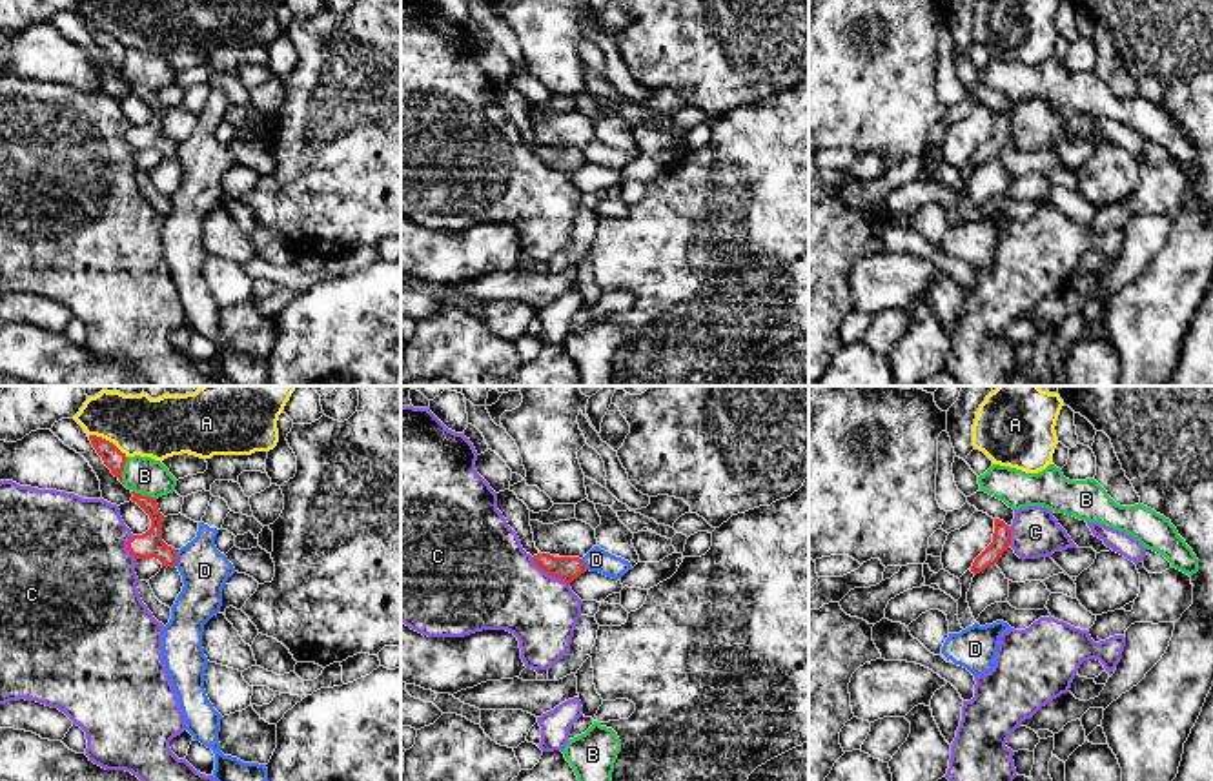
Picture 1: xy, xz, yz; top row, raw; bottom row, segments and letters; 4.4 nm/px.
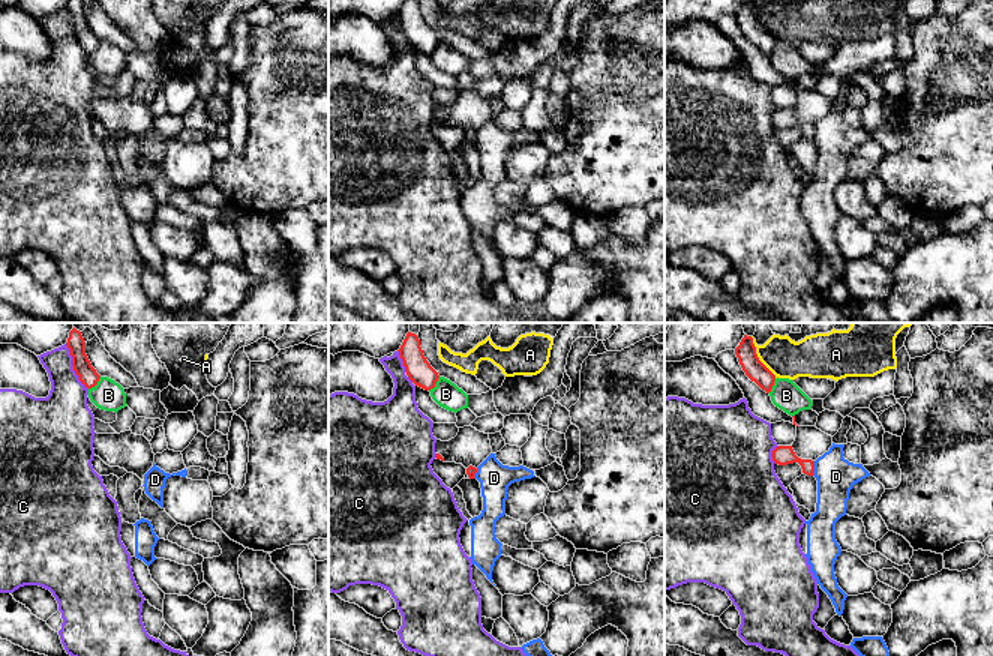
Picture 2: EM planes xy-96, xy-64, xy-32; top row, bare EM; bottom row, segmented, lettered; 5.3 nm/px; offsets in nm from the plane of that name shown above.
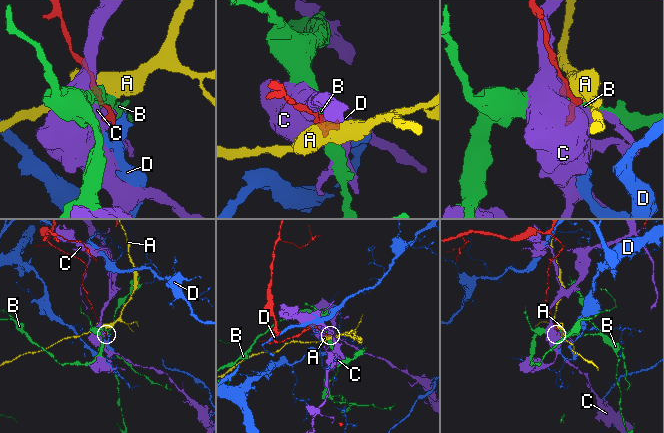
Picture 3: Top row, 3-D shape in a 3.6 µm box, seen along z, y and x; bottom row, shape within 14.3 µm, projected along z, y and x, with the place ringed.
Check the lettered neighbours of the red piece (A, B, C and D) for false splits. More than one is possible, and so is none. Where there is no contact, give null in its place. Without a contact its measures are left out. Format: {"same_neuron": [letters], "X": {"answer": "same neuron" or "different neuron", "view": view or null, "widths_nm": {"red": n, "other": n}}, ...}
{"same_neuron": [], "A": {"answer": "different neuron", "view": "xy", "widths_nm": {"red": 90, "other": 220}}, "B": {"answer": "different neuron", "view": "xy", "widths_nm": {"red": 90, "other": 170}}, "C": {"answer": "different neuron", "view": "xz", "widths_nm": {"red": 110, "other": 400}}, "D": {"answer": "different neuron", "view": "xy", "widths_nm": {"red": 120, "other": 220}}}

